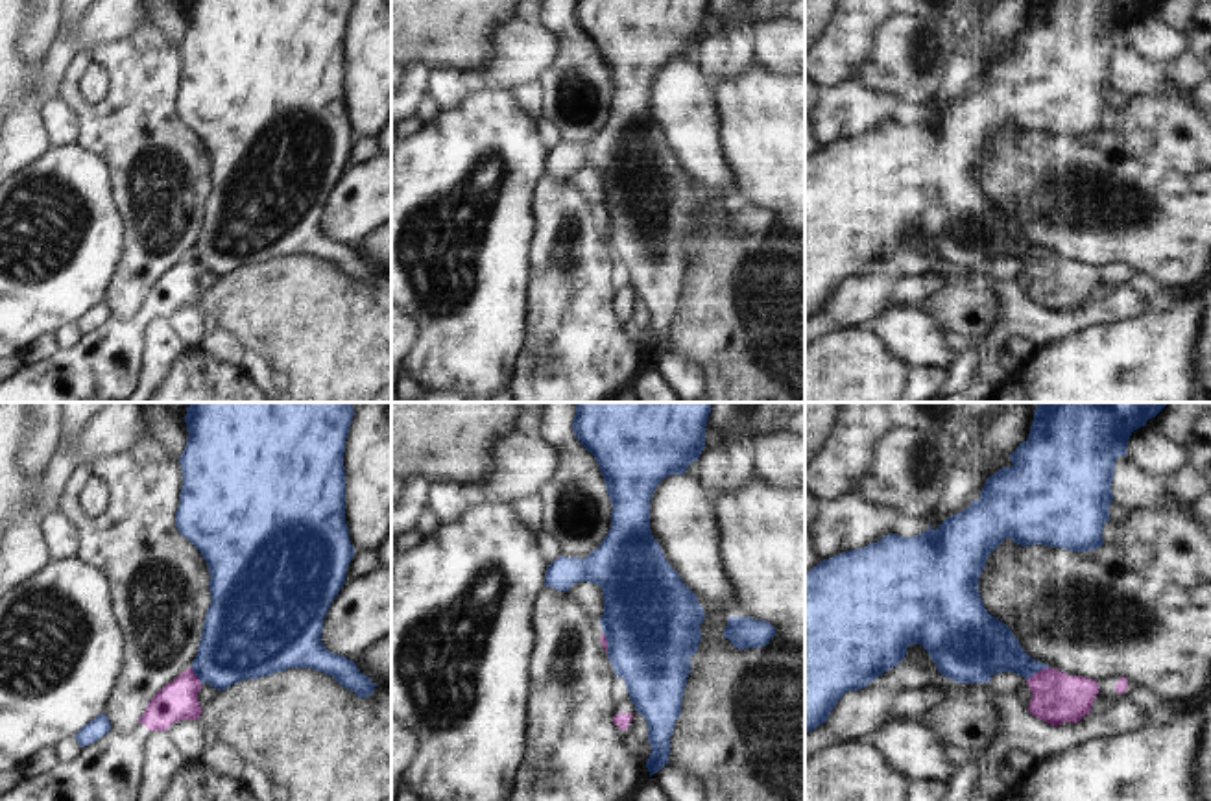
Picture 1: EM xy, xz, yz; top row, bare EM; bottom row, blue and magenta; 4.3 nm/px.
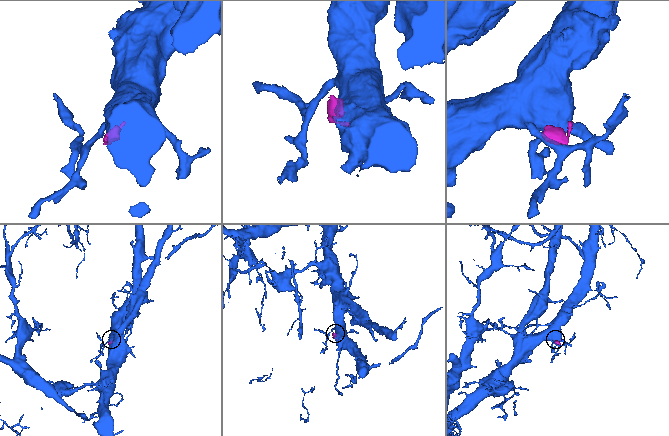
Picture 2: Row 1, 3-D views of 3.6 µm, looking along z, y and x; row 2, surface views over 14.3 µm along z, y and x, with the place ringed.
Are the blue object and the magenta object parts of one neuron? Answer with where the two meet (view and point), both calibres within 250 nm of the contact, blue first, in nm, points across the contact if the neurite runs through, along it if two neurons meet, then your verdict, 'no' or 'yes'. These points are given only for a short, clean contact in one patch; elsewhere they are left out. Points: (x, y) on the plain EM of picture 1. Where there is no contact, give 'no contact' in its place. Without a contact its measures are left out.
yz (1038, 257) | 240/220 nm | along yz (1049, 253), (1043, 253), (1027, 266) | no

